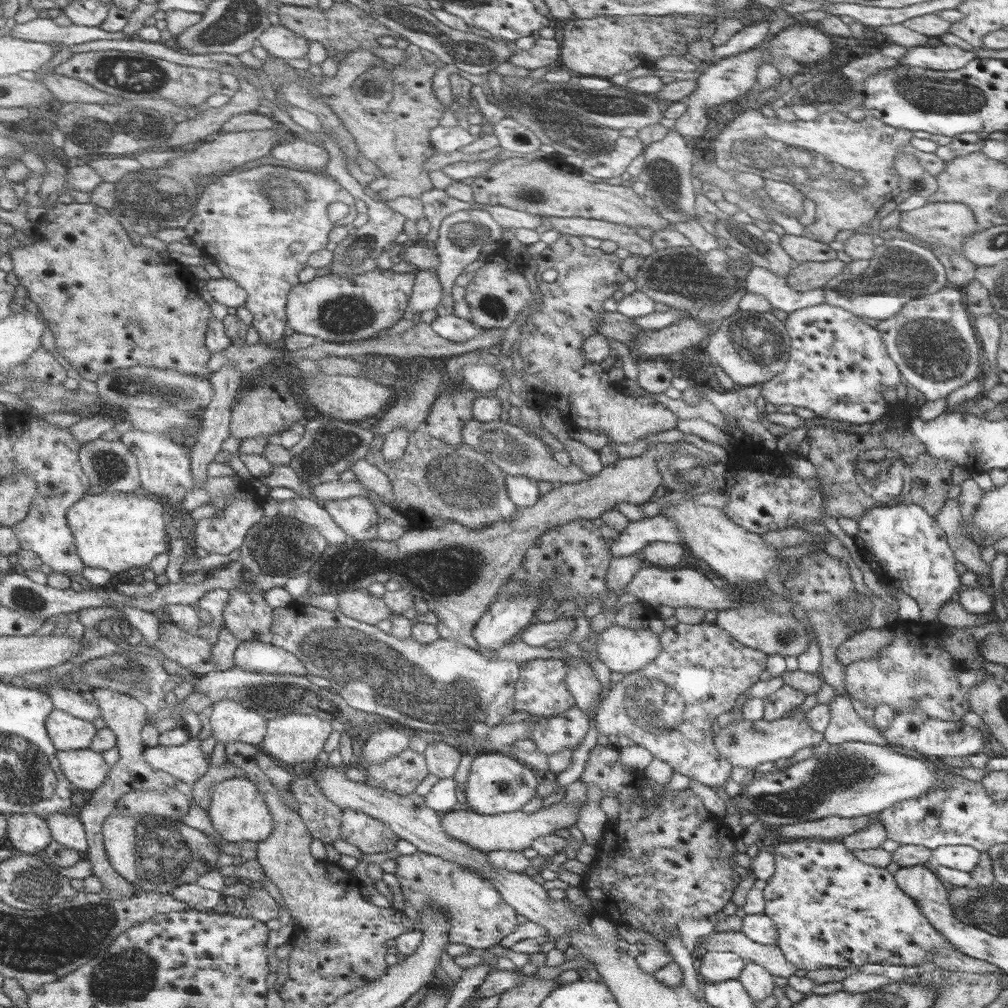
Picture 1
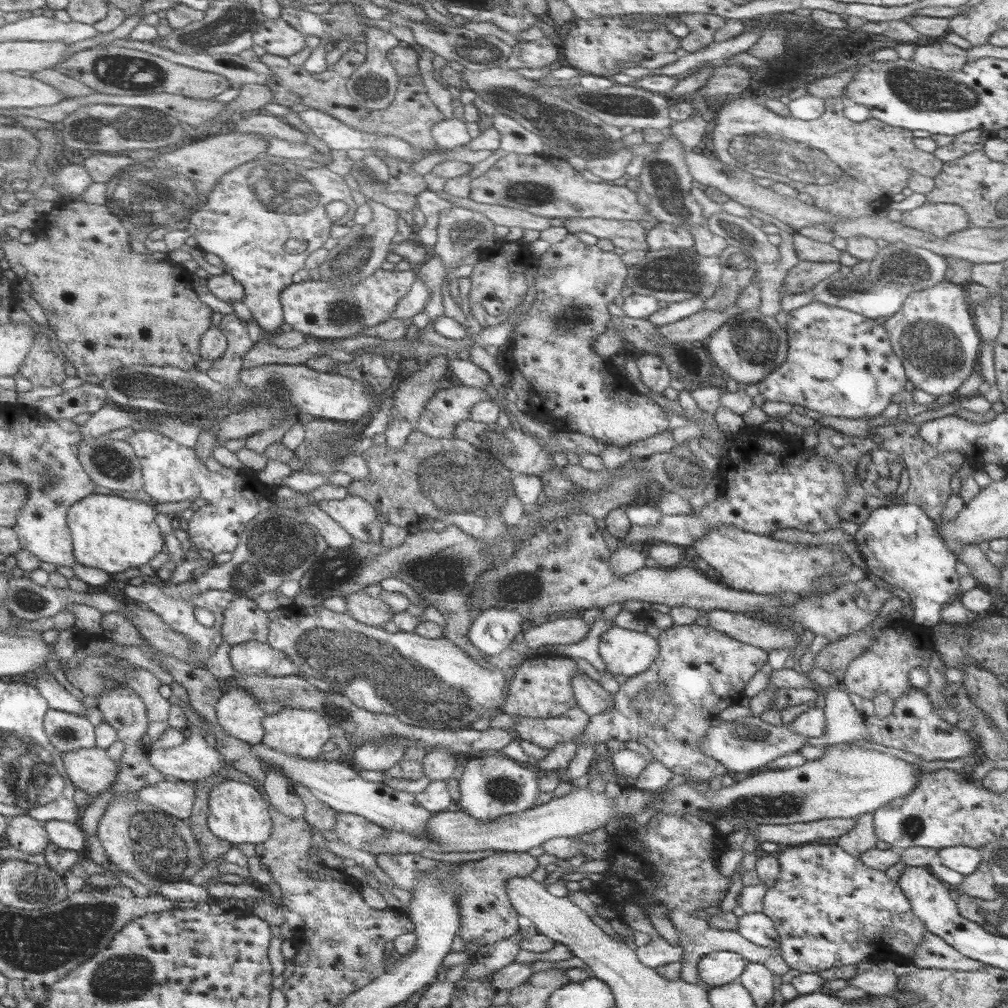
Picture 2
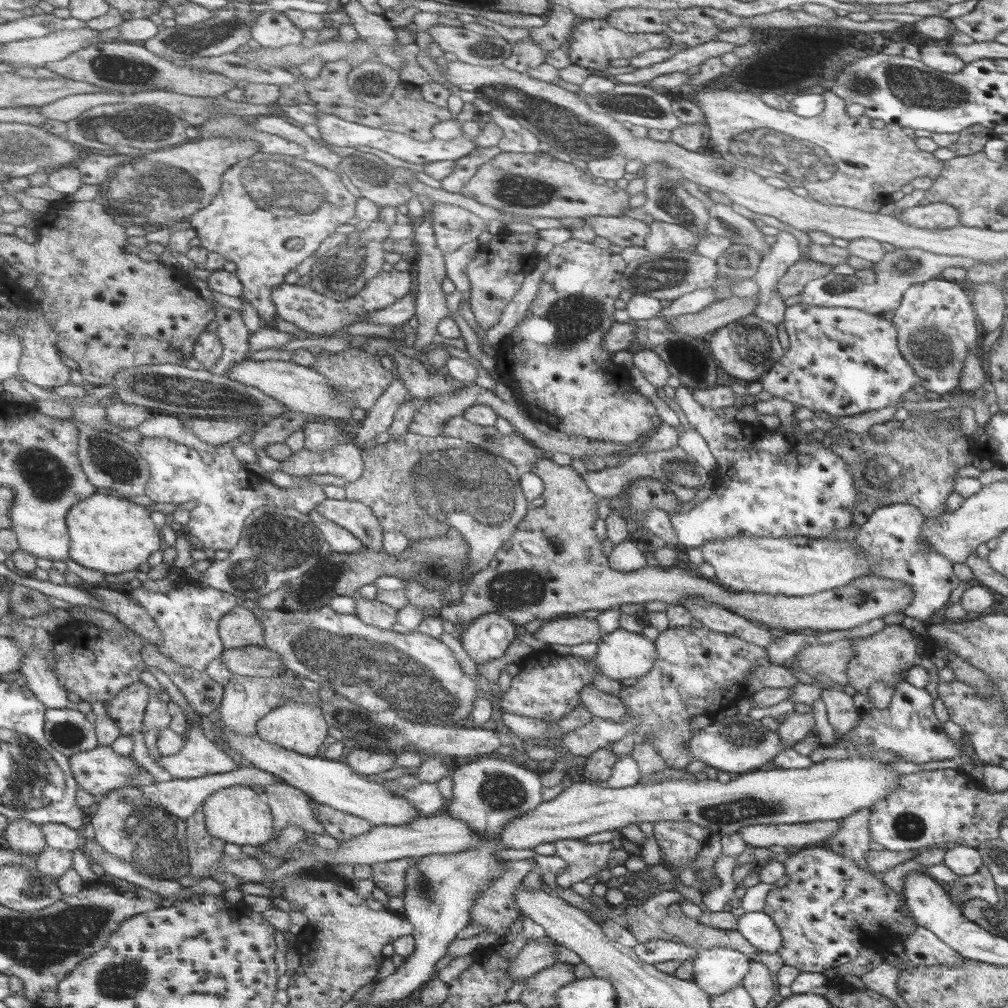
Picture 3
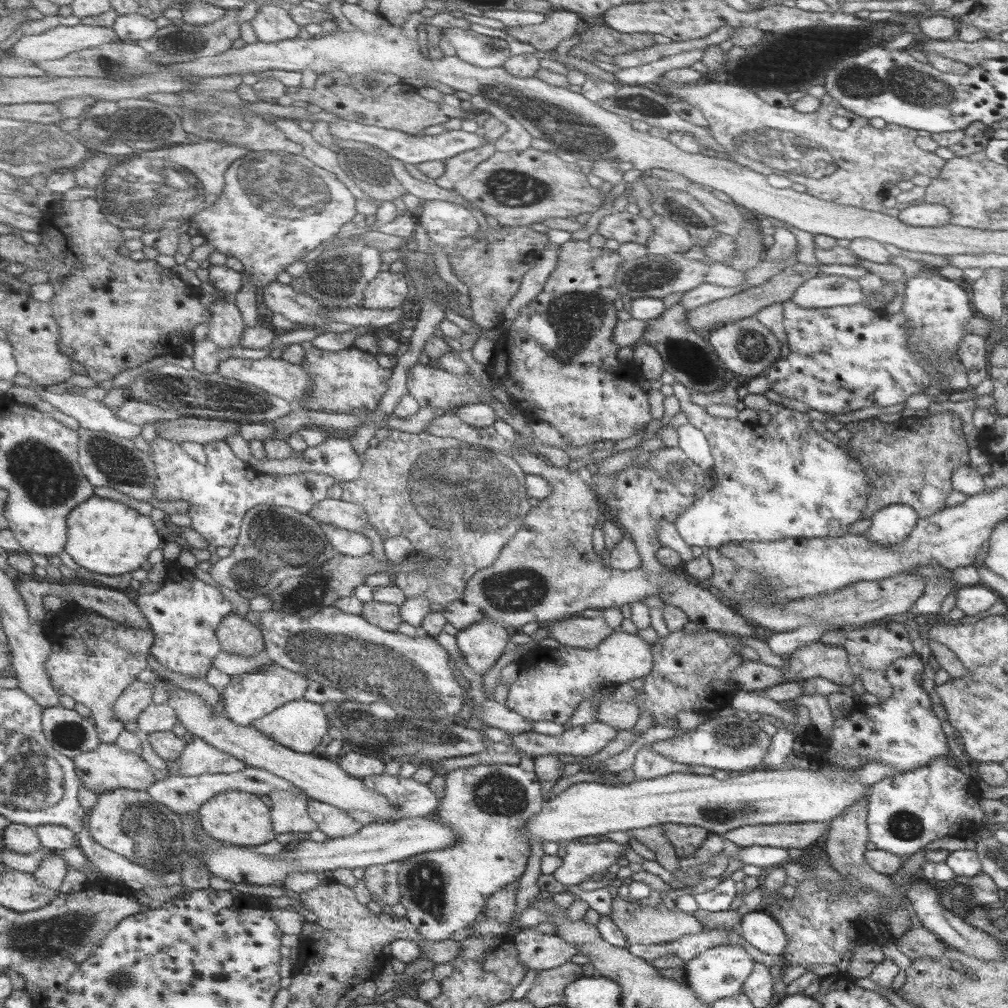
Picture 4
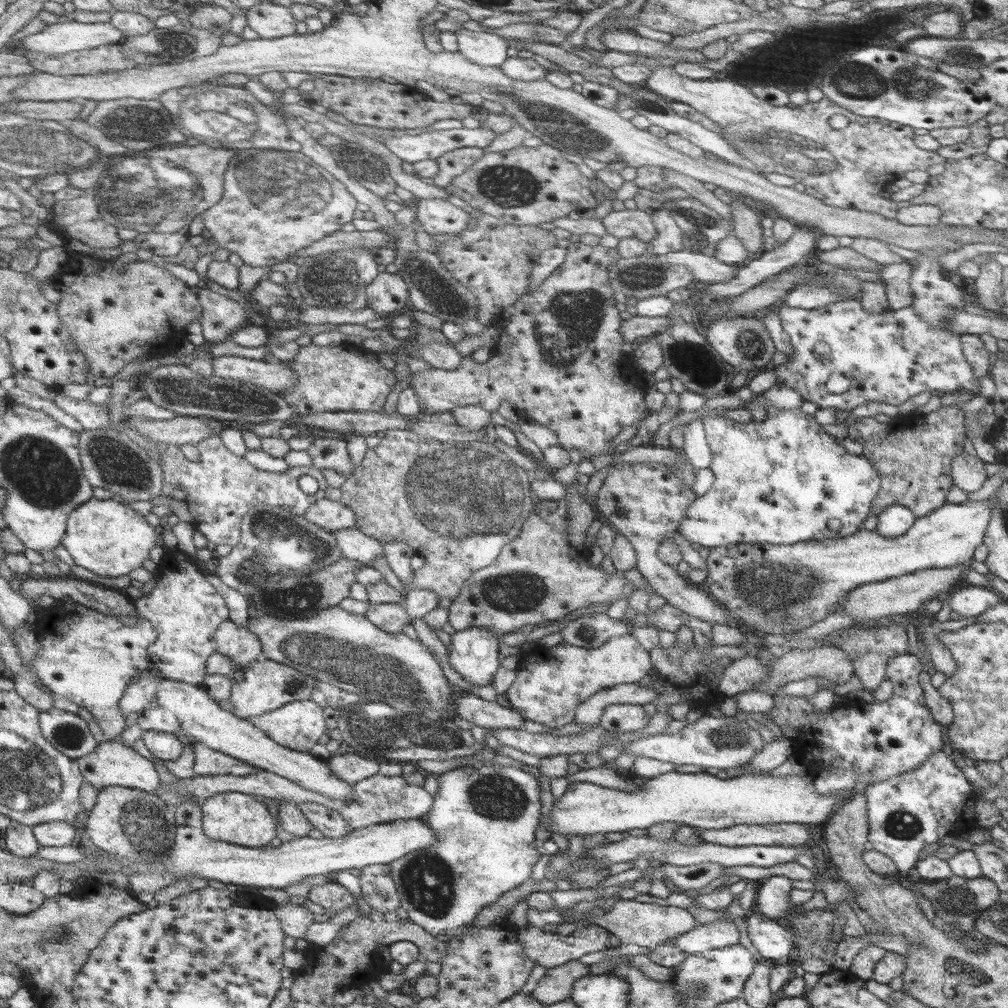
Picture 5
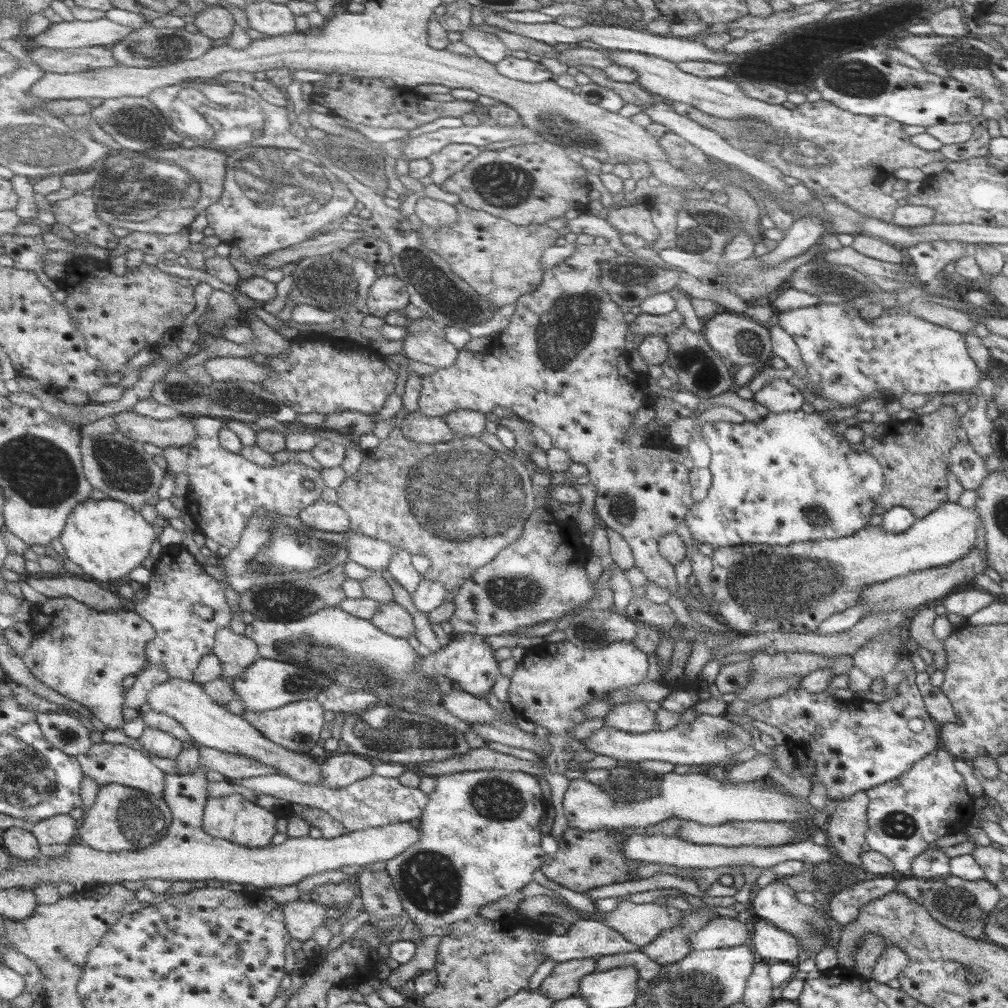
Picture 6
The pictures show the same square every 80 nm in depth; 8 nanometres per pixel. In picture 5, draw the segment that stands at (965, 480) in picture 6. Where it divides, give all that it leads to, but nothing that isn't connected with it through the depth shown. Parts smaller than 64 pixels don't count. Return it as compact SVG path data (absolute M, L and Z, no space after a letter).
M965 452L953 456L951 477L953 484L967 493L980 490L988 478L984 470L984 461Z

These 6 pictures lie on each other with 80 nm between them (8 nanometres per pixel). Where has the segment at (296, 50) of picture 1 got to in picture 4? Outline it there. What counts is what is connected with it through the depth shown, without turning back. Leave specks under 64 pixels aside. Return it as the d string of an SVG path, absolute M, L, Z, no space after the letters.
M264 5L251 21L261 42L276 44L282 40L294 40L301 28L290 16L287 6Z

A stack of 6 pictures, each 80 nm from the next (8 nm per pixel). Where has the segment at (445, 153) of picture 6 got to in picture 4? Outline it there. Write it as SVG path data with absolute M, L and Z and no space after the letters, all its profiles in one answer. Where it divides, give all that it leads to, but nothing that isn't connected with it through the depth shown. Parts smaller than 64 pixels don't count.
M487 142L478 149L464 151L447 158L443 161L446 170L440 178L435 179L436 185L444 190L454 191L454 188L461 180L473 174L478 163L489 159L496 150L496 144Z

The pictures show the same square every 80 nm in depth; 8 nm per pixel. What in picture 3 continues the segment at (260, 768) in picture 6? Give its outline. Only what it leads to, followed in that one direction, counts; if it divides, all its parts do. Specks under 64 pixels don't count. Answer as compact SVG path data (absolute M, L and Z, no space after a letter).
M200 723L194 725L187 745L180 754L163 756L158 760L158 764L176 779L224 774L241 768L241 764L238 764L217 741L212 742L204 734L204 727Z

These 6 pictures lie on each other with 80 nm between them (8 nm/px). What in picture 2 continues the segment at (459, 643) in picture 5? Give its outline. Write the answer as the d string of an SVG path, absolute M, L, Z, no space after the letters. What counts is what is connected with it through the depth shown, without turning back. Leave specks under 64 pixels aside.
M492 608L477 614L469 631L474 648L486 657L498 657L521 636L524 616L517 609Z

